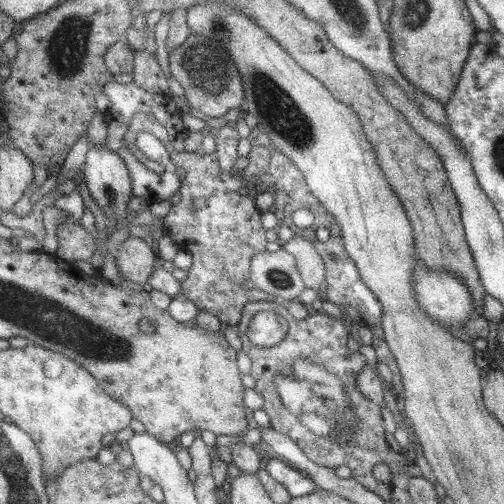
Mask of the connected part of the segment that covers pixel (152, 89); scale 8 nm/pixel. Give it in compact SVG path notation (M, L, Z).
M148 50L135 52L132 82L145 92L172 97L166 76L159 69L156 59Z

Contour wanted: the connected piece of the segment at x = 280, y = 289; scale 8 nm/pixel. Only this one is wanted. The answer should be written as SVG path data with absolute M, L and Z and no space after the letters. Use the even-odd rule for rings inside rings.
M278 249L274 252L264 250L256 252L250 260L250 280L252 288L262 290L270 295L295 300L304 288L303 279L296 267L296 260L291 253L285 249Z

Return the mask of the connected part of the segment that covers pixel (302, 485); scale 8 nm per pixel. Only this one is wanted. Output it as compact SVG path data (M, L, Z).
M262 458L262 467L276 482L279 482L291 497L301 497L313 490L319 490L306 474L289 467L275 458Z

